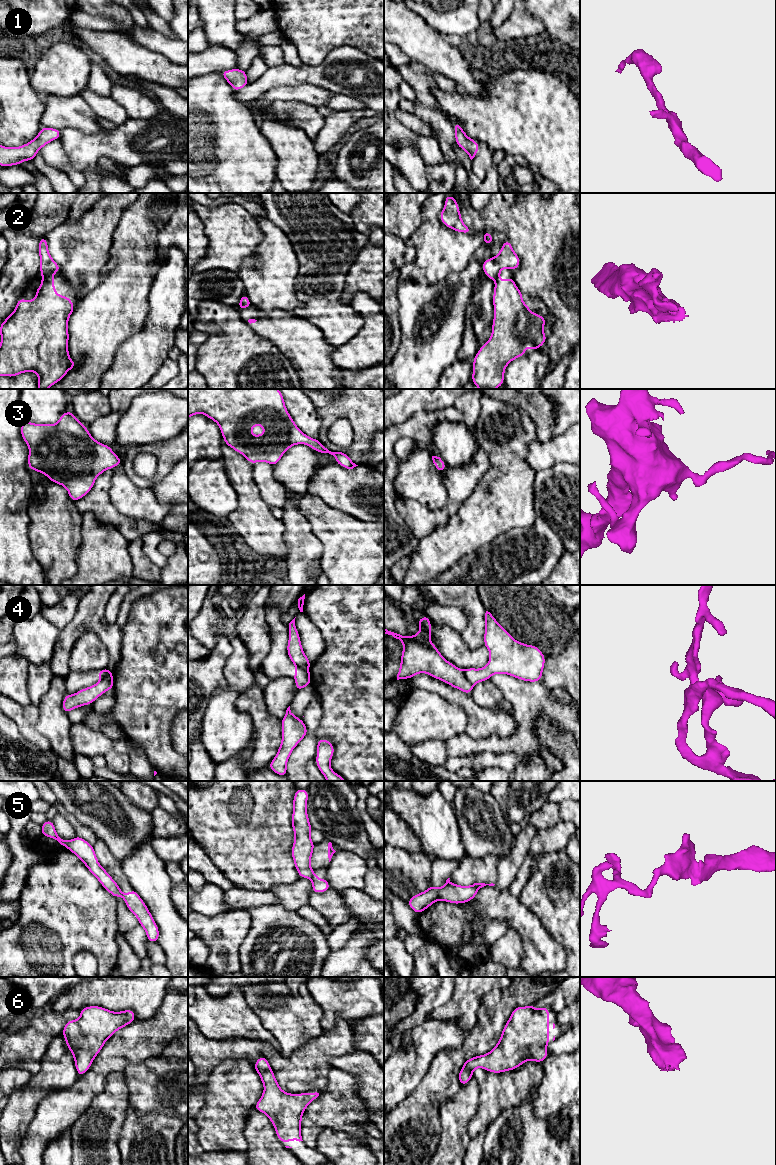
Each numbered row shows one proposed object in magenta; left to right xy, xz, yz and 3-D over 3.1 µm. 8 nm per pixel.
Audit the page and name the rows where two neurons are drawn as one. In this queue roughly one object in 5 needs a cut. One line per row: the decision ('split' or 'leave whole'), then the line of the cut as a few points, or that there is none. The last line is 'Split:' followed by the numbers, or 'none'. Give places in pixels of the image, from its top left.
1: leave whole; no cut
2: split; cut in xy along (52, 273), (42, 275)
3: leave whole; no cut
4: split; cut in yz along (463, 670), (463, 673), (472, 685)
5: split; cut in xz along (313, 871), (309, 877)
6: leave whole; no cut
Split: 2, 4, 5

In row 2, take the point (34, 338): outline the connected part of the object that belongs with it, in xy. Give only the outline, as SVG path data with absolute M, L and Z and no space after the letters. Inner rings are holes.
M53 274L42 275L42 281L33 300L19 298L14 311L0 324L0 376L15 377L25 372L38 374L38 389L48 389L58 383L70 369L77 366L69 356L68 320L74 311L74 303L68 296L56 293Z

